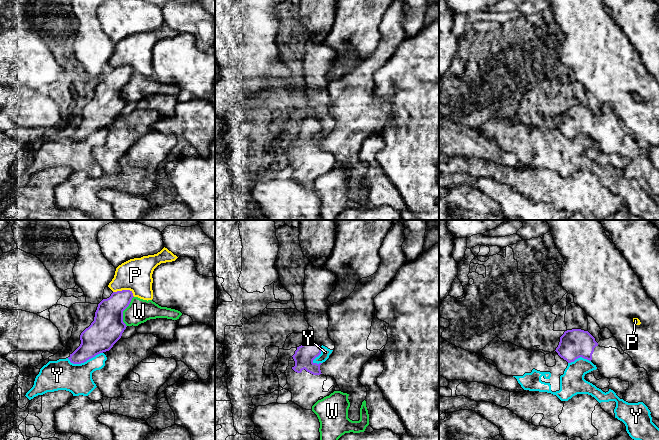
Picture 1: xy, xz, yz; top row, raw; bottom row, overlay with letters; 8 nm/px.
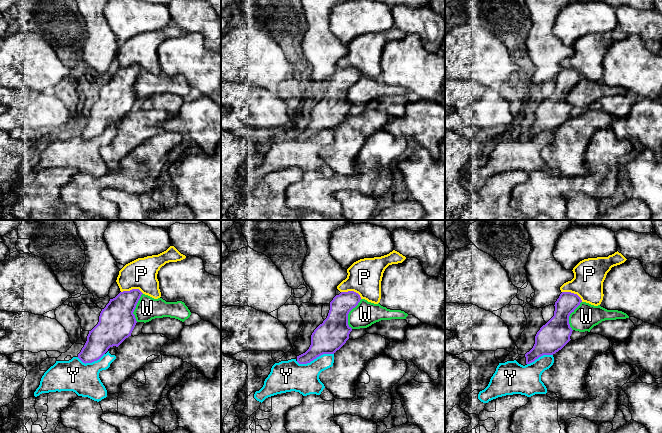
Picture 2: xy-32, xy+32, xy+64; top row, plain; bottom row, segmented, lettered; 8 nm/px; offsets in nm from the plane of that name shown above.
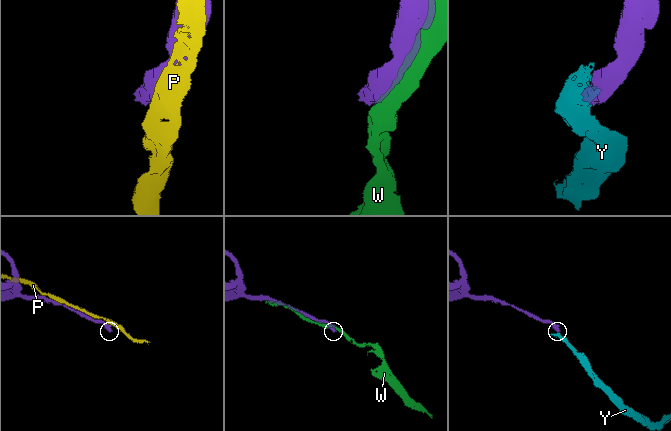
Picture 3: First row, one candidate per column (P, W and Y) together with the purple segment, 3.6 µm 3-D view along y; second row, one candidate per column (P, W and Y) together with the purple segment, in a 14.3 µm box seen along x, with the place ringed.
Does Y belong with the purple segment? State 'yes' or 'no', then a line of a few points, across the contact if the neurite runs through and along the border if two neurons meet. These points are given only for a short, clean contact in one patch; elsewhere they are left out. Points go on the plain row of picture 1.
no; line xy (102, 128), (80, 139), (72, 139), (67, 134)

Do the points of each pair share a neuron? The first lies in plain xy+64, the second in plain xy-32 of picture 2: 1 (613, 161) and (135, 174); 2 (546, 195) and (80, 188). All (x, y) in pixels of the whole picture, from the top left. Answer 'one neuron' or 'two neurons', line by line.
1: one neuron
2: one neuron

